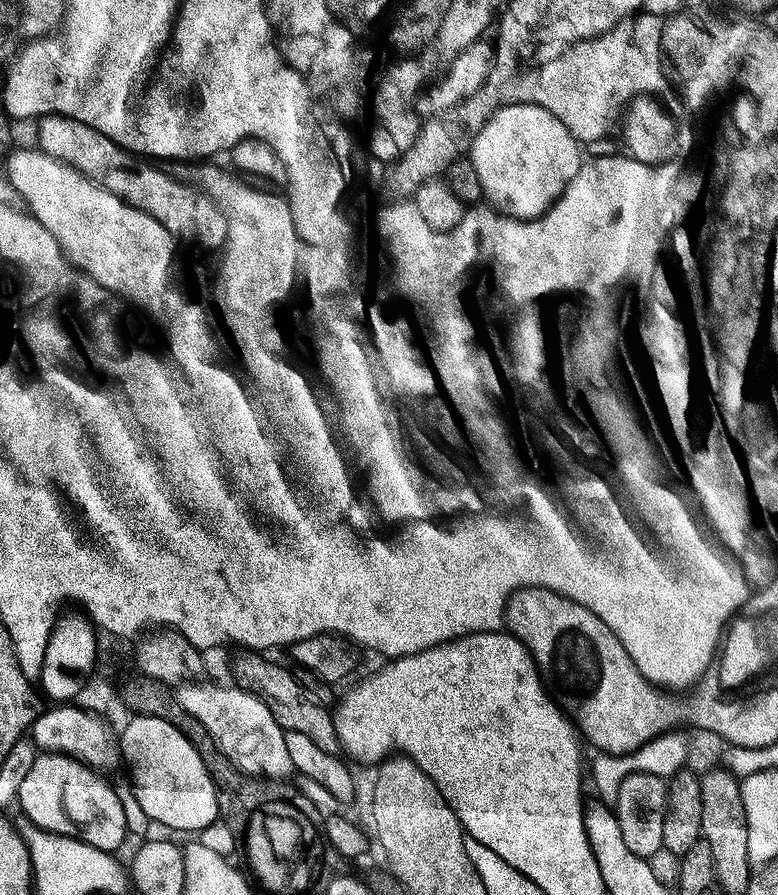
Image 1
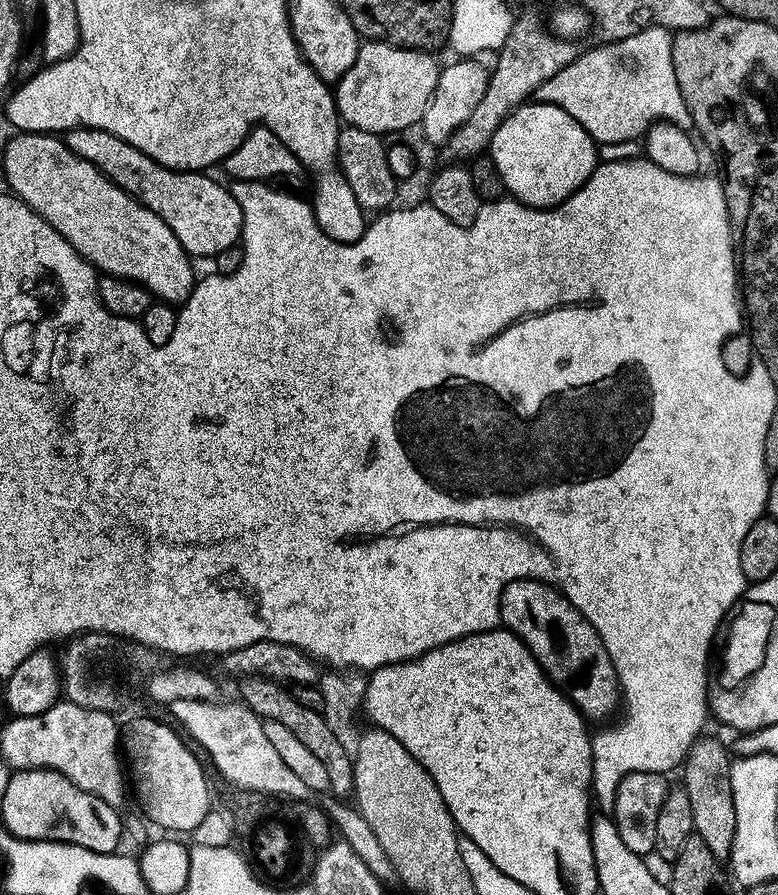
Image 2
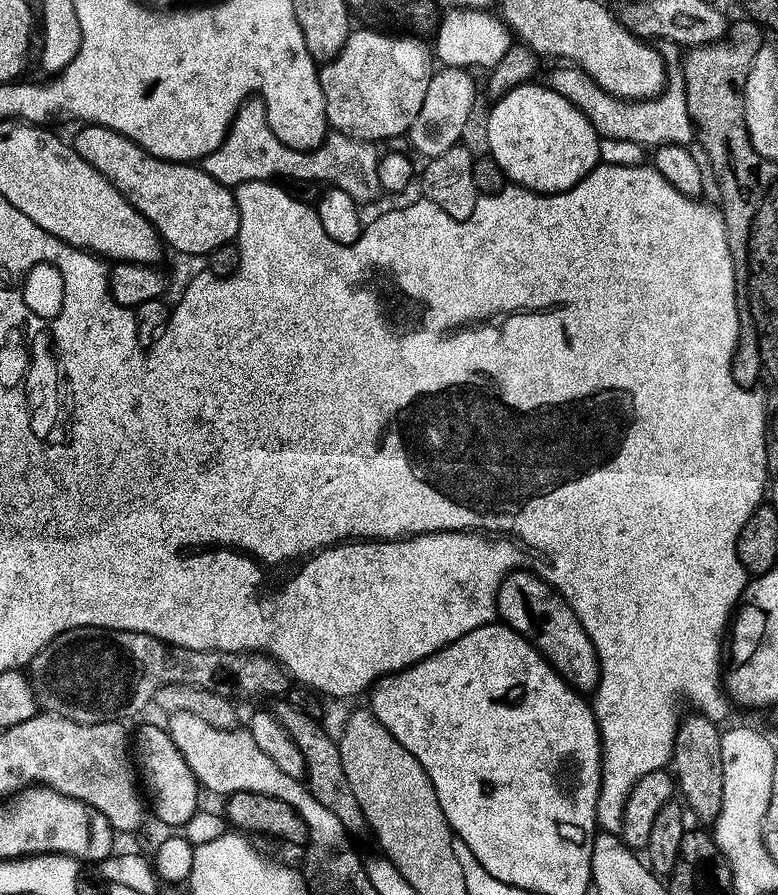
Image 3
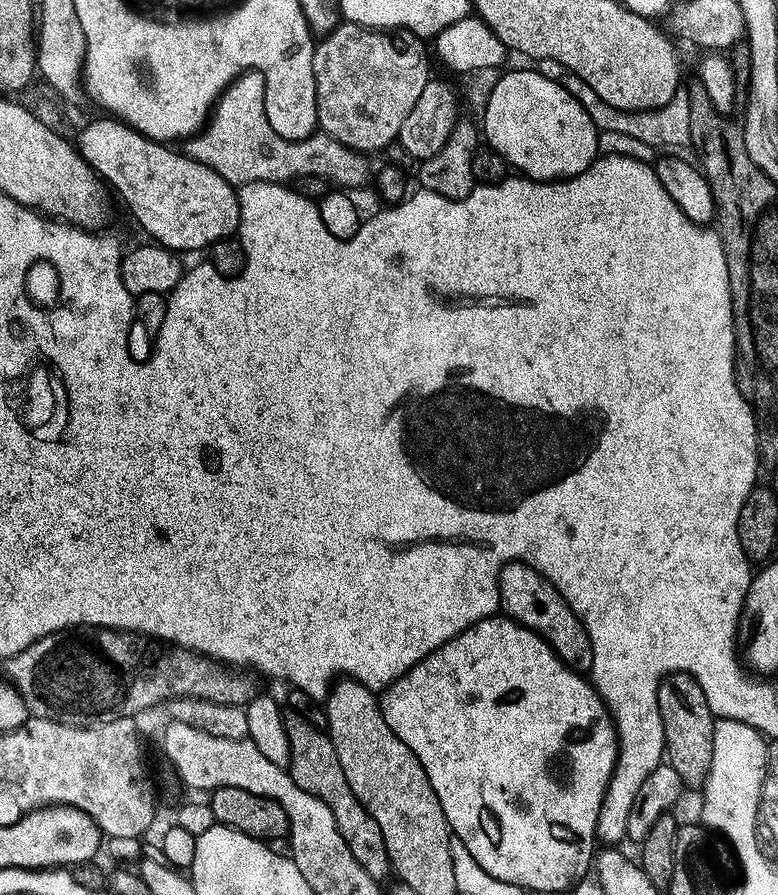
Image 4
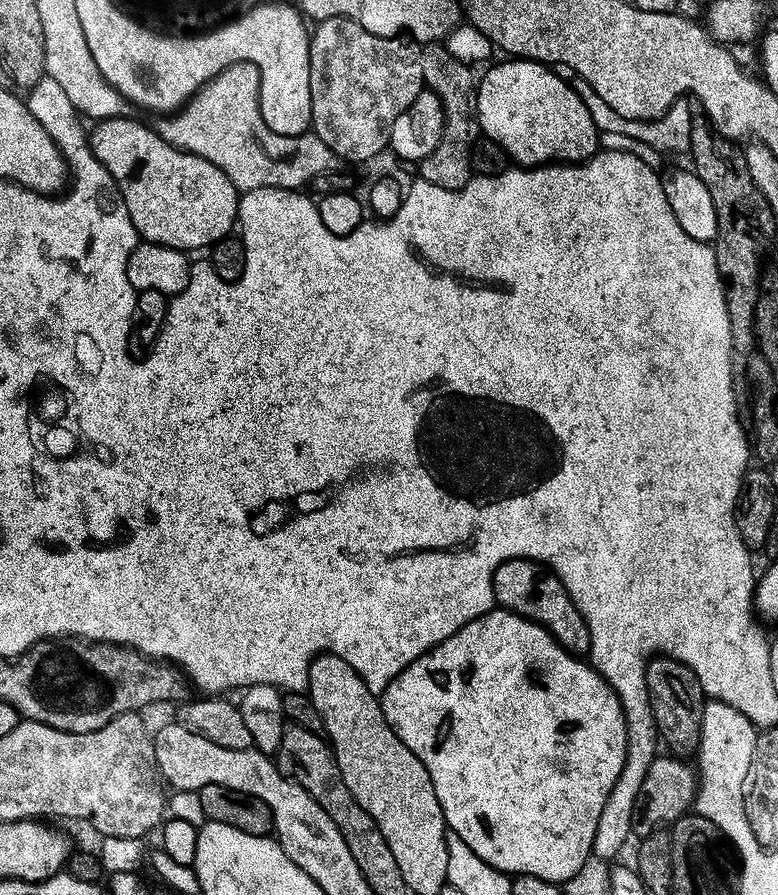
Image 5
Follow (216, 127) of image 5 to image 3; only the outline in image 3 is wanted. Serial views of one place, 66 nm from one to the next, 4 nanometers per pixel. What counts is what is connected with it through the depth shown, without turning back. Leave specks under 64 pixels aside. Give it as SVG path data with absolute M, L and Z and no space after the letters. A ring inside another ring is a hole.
M255 99L248 100L235 109L235 116L224 141L220 143L218 150L204 157L202 167L206 174L210 174L210 178L229 186L239 186L248 180L323 182L350 194L357 206L372 204L381 198L382 191L378 180L381 153L376 152L377 145L373 141L359 140L332 130L325 135L323 142L309 147L309 152L304 152L303 147L291 148L286 146L286 142L282 142L282 138L278 138L263 99Z

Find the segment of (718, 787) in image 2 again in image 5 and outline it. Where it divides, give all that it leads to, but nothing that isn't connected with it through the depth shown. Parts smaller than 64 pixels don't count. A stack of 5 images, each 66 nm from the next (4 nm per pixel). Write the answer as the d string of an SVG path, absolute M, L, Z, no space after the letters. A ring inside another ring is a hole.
M657 655L648 661L646 690L656 731L659 739L668 743L667 751L672 754L695 753L700 746L706 697L694 670L690 670L690 666L686 666L681 660Z

